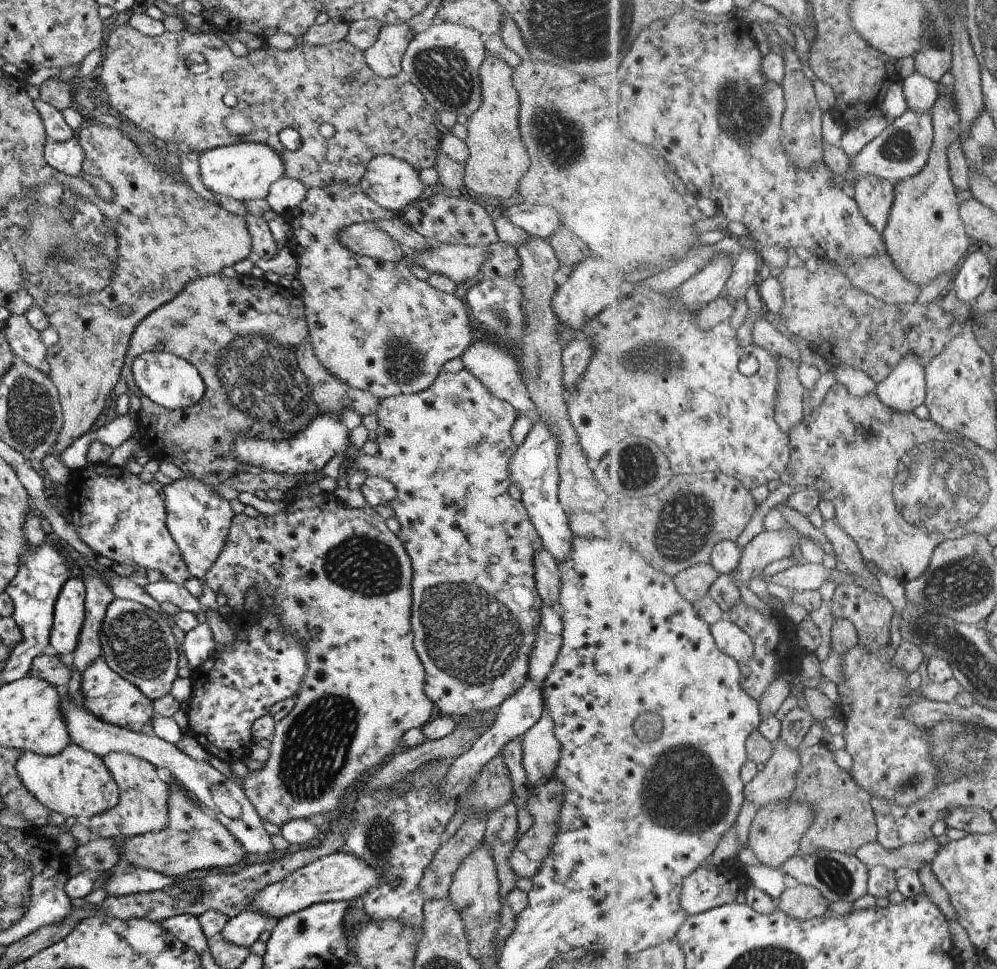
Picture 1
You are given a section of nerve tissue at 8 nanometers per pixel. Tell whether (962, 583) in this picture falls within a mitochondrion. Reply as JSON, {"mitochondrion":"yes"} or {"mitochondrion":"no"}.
{"mitochondrion":"yes"}

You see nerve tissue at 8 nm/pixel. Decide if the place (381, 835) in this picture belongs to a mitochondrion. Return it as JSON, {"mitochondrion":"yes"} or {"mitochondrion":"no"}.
{"mitochondrion":"yes"}

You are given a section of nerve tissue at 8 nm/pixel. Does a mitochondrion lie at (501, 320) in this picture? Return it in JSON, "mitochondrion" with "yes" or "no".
{"mitochondrion":"yes"}

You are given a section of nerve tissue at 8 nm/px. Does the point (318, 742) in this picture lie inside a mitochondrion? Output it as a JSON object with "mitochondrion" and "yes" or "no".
{"mitochondrion":"yes"}

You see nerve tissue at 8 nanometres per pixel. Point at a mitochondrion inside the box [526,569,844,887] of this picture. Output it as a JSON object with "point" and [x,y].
{"point":[688,796]}

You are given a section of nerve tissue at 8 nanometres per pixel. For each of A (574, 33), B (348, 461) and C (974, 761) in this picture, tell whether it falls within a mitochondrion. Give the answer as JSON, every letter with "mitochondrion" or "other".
{"A":"mitochondrion","B":"other","C":"mitochondrion"}

